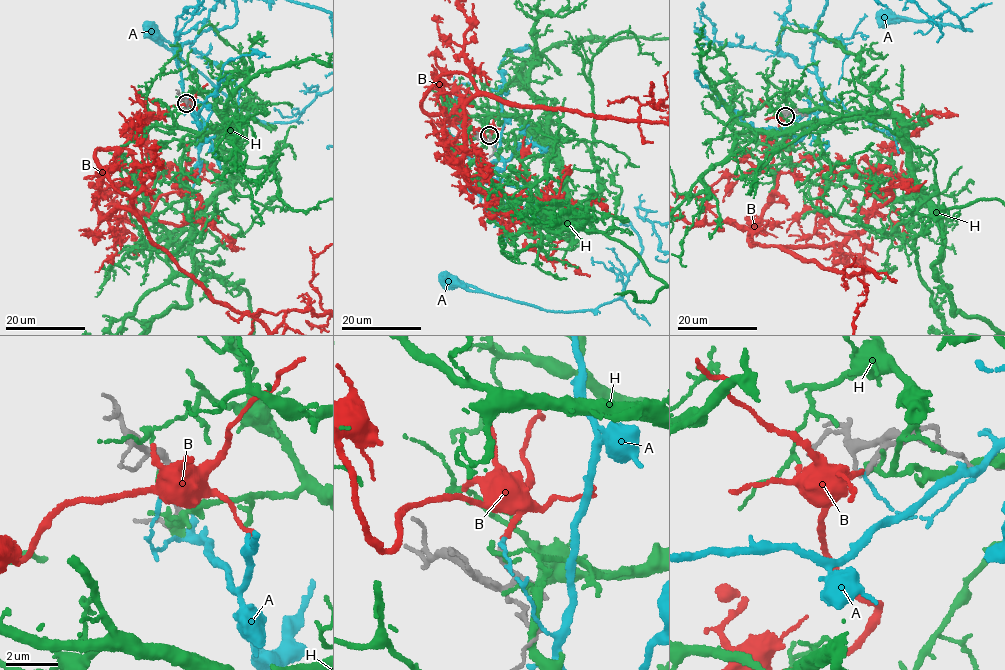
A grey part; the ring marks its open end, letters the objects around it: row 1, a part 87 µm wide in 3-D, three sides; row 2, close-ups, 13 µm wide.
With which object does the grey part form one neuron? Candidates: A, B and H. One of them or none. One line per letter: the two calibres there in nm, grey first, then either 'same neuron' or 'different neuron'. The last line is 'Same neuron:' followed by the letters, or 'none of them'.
A: 200/120 nm | different neuron
B: 200/180 nm | different neuron
H: 240/240 nm | different neuron
Same neuron: none of them

